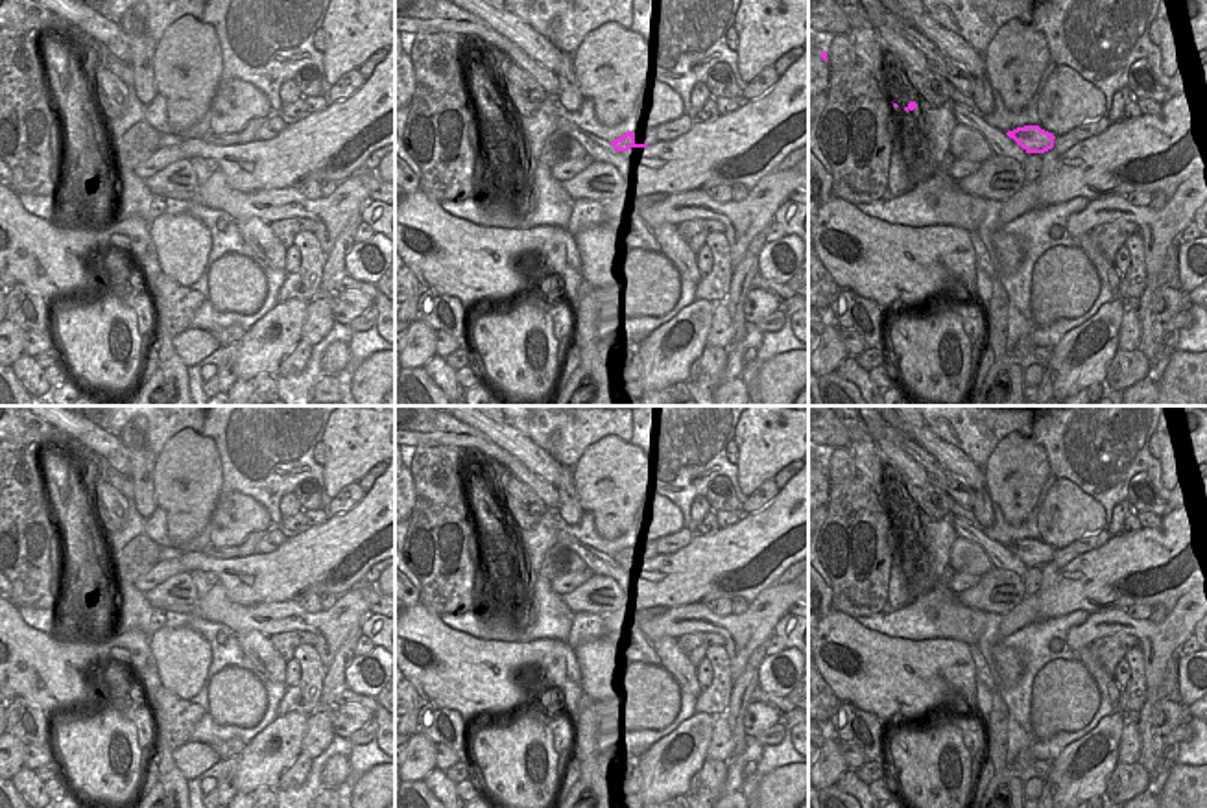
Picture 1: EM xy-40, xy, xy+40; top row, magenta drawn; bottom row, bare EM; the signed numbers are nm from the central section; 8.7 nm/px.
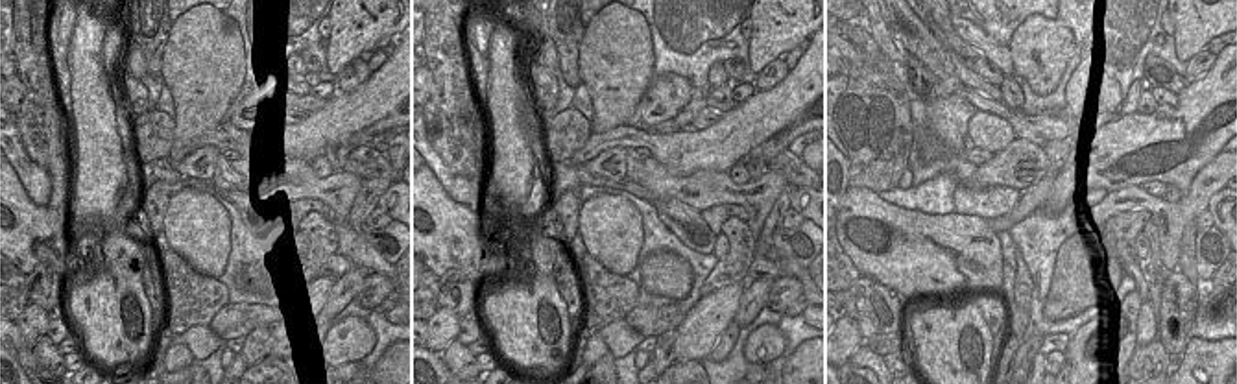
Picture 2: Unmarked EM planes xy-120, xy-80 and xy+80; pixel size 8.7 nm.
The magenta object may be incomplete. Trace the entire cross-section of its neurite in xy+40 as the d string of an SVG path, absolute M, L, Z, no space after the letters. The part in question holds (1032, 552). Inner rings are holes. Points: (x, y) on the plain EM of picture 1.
M1024 539L1006 546L1013 552L1026 566L1045 566L1054 561L1054 548L1041 542L1039 539Z

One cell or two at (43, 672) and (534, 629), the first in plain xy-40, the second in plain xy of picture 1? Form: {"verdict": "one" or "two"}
{"verdict": "two"}

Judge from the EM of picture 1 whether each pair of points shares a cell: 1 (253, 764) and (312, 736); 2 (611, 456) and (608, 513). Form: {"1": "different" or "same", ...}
{"1": "different", "2": "same"}

